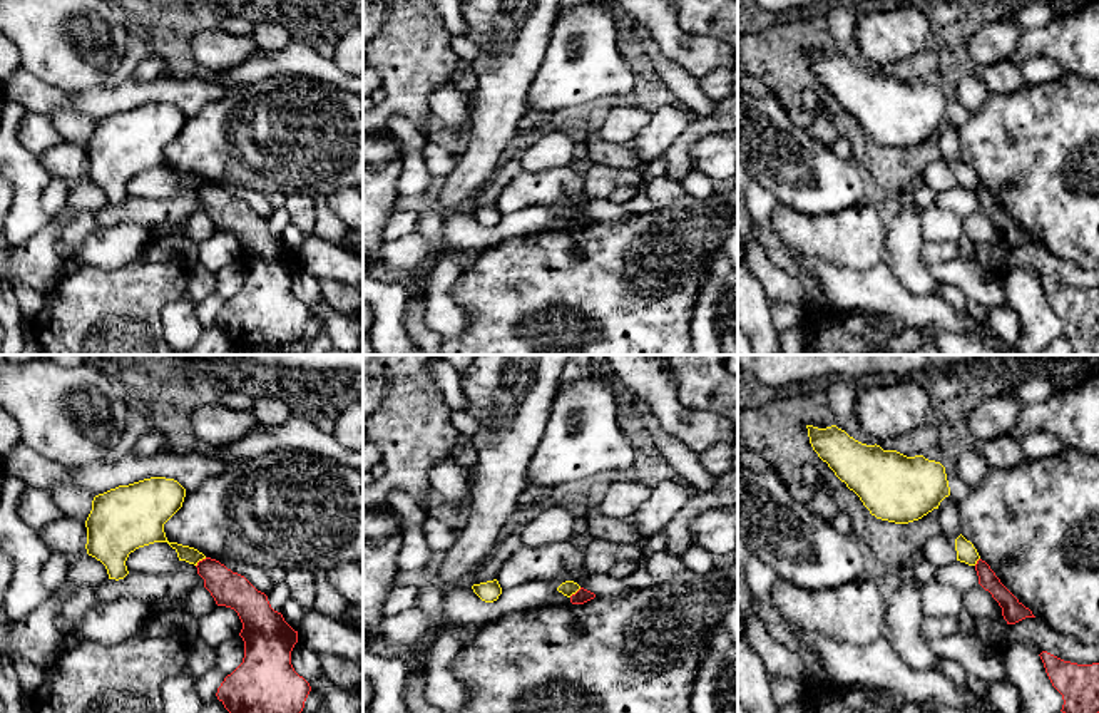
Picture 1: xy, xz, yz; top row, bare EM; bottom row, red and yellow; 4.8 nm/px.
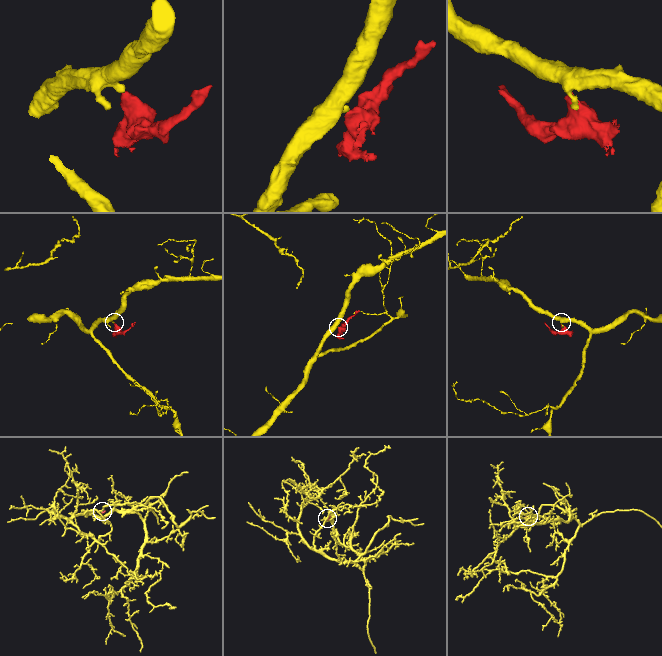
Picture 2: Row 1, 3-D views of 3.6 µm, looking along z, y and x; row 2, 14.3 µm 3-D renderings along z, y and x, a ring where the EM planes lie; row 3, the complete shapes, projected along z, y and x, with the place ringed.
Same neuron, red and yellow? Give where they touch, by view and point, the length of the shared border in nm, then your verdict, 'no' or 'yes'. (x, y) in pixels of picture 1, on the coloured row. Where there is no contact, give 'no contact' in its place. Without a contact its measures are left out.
xy (199, 561) | 70 nm | no

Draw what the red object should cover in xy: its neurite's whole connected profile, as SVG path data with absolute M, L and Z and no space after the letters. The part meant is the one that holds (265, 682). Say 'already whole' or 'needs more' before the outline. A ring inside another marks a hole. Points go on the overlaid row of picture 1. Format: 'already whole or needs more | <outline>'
already whole | M211 557L199 561L196 567L216 604L234 609L243 623L239 636L244 641L244 658L217 688L217 700L229 713L301 713L311 686L291 664L298 631L284 621L281 613L271 608L268 596L244 576Z

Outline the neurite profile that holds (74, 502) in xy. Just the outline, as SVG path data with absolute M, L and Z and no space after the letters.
M60 485L50 490L55 504L65 517L87 521L94 495L74 485Z

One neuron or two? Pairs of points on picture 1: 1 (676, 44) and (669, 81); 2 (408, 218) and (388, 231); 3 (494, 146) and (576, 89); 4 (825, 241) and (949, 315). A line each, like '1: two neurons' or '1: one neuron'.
1: two neurons
2: one neuron
3: two neurons
4: two neurons

